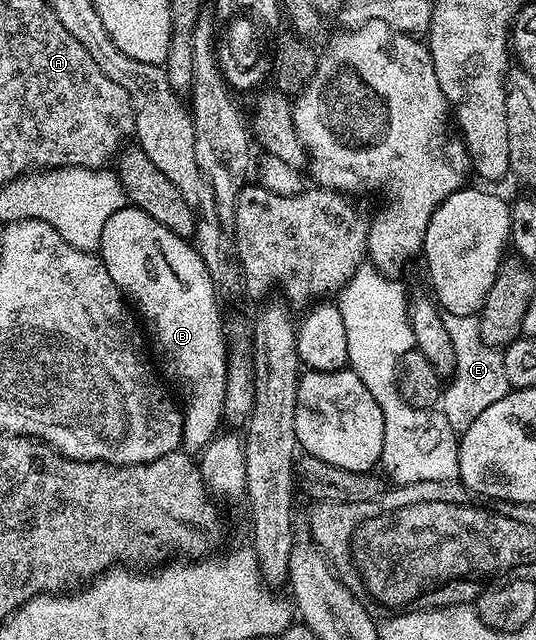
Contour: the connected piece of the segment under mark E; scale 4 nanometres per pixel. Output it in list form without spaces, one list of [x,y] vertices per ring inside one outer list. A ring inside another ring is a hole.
[[[446,312],[442,319],[444,328],[450,334],[455,350],[453,373],[449,384],[441,395],[441,413],[447,417],[453,431],[463,433],[474,423],[488,405],[493,405],[510,391],[506,369],[503,367],[502,352],[487,346],[482,339],[481,320],[477,315],[451,314]]]

